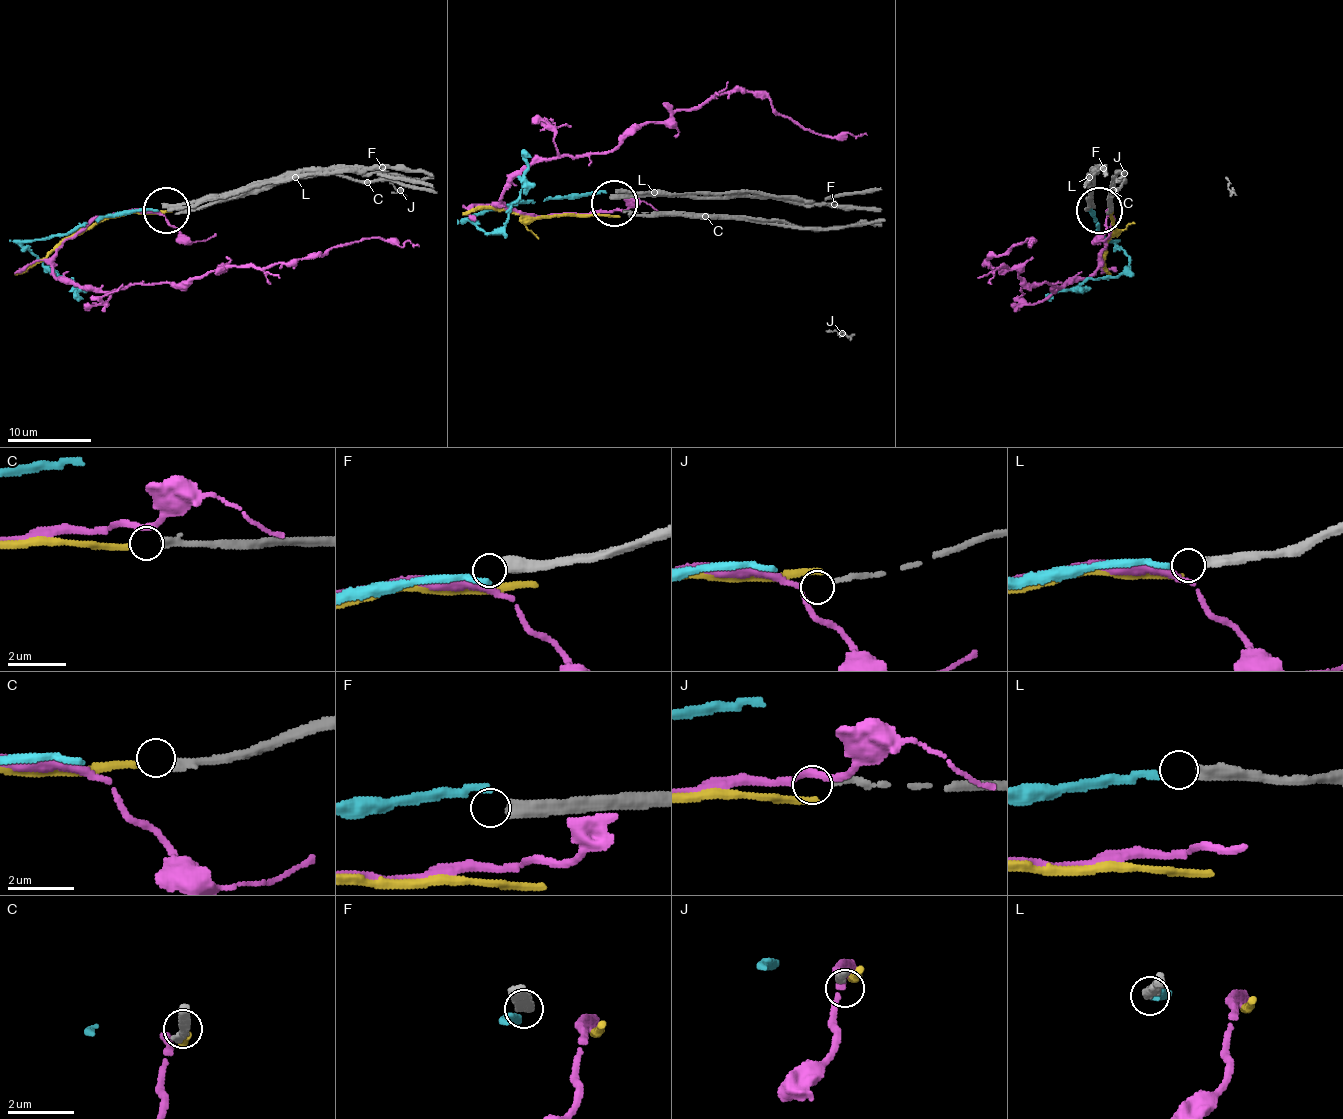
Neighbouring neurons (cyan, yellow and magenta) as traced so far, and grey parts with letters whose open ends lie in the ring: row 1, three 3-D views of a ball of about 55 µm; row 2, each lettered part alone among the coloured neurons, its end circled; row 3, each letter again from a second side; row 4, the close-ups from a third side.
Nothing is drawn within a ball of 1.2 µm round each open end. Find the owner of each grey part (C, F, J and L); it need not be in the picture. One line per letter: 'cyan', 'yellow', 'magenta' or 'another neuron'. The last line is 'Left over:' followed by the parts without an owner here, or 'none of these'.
C: yellow
F: another neuron
J: magenta
L: cyan
Left over: F

